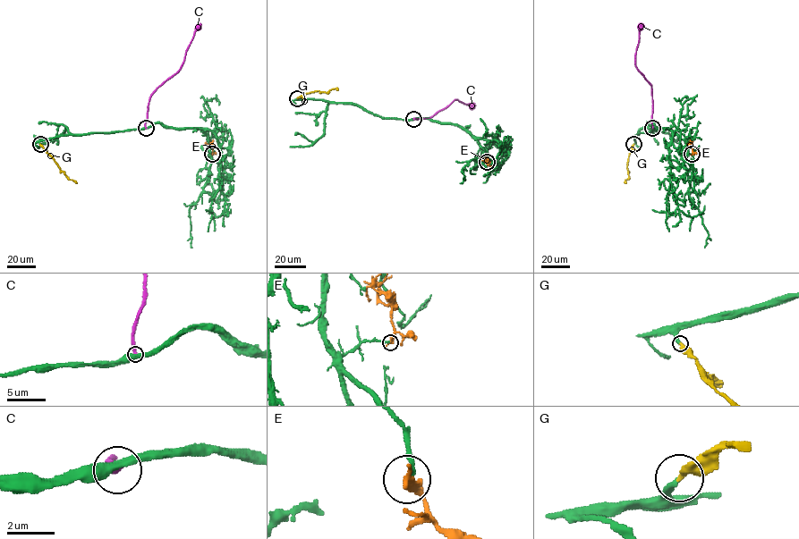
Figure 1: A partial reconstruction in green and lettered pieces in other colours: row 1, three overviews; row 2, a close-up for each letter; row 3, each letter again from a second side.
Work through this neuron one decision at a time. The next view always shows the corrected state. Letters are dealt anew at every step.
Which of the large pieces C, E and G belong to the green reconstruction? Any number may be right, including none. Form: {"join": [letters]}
{"join": ["G"]}

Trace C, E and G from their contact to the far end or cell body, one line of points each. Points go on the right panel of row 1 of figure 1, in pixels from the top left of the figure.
C: (652, 128), (651, 85), (634, 62), (641, 23)
E: (692, 154), (689, 144), (692, 141)
G: (633, 144), (628, 156), (626, 183)

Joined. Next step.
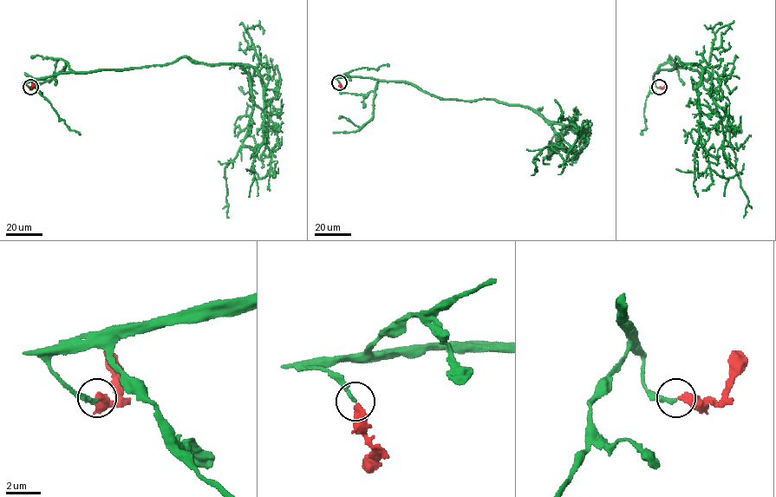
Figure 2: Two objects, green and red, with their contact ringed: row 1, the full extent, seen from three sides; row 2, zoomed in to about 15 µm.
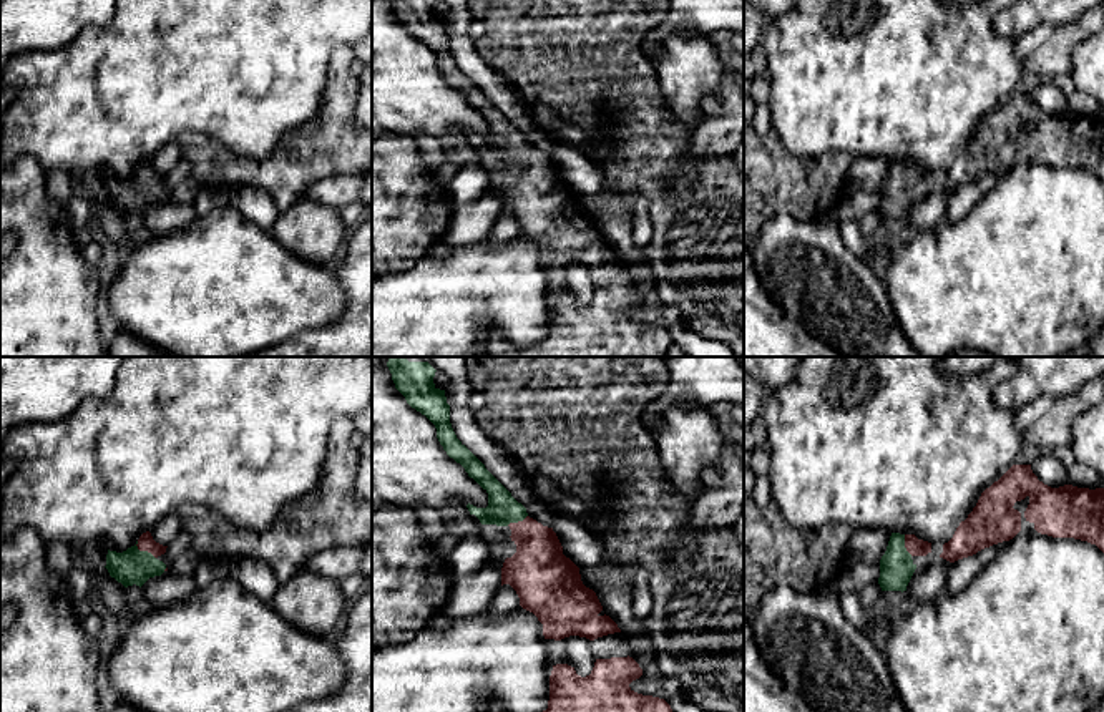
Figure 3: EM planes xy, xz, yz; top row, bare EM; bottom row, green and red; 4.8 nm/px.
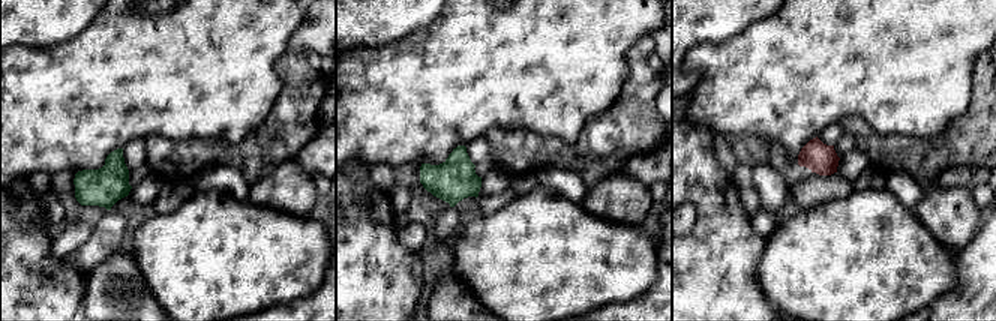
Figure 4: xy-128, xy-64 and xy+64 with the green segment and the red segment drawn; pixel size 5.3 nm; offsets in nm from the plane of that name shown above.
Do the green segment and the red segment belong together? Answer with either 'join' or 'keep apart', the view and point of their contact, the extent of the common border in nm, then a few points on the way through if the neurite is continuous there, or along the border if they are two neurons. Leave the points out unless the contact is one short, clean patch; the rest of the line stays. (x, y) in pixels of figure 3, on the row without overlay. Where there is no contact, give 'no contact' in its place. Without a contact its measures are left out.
join | xy (143, 180) | 130 nm | across xy (131, 195), (143, 180), (145, 171)

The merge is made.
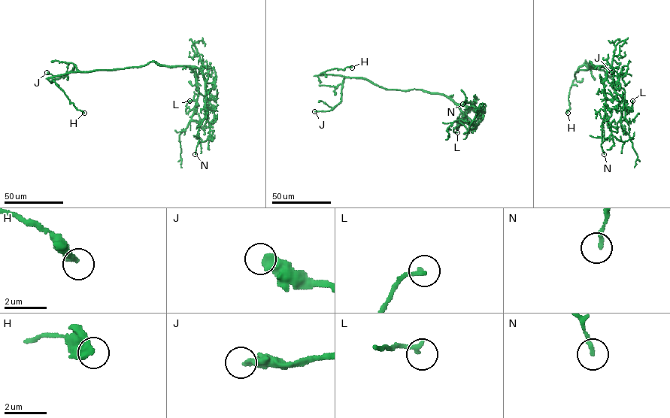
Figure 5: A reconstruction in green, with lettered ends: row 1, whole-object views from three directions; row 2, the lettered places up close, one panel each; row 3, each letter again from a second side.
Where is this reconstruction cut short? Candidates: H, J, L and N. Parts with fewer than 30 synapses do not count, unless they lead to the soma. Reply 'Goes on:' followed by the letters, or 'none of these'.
Goes on: J

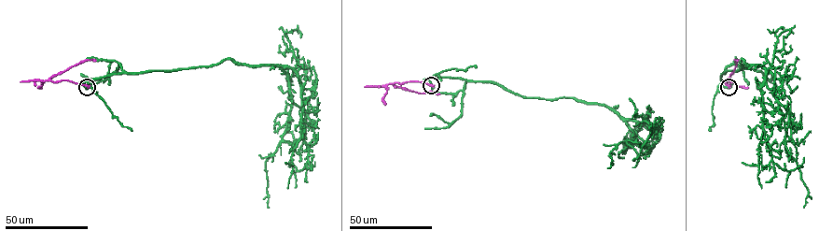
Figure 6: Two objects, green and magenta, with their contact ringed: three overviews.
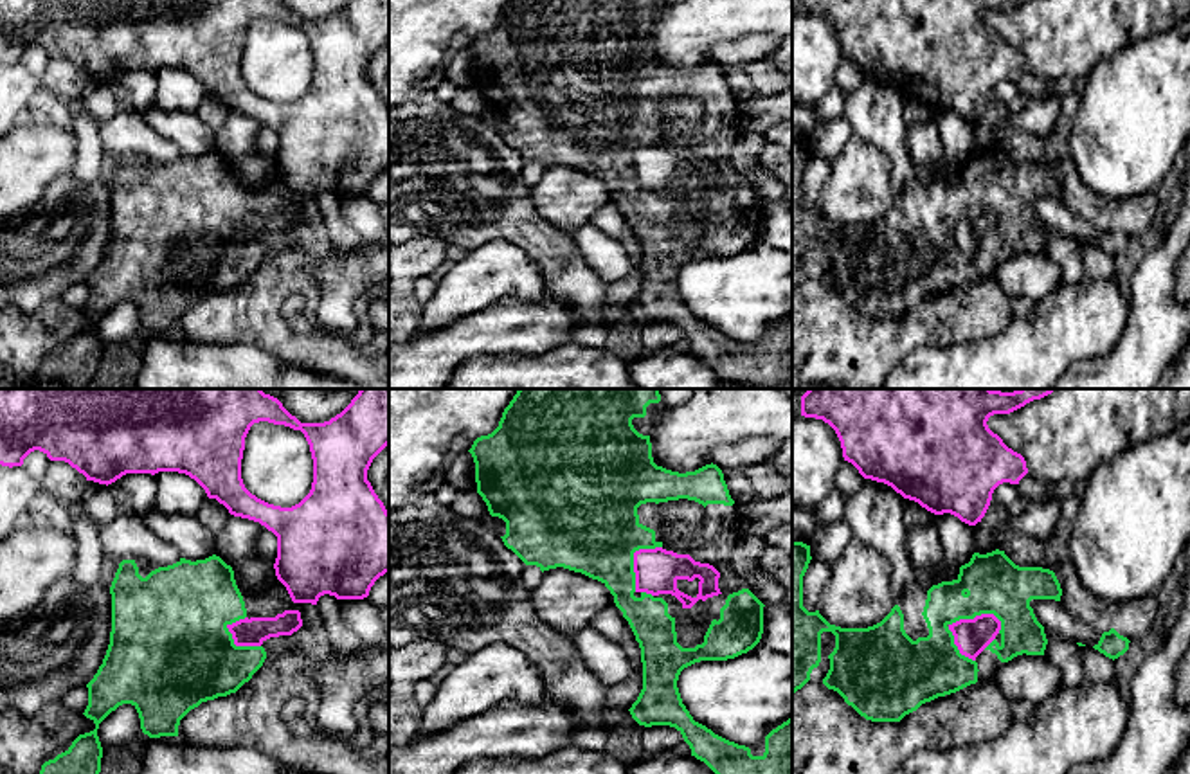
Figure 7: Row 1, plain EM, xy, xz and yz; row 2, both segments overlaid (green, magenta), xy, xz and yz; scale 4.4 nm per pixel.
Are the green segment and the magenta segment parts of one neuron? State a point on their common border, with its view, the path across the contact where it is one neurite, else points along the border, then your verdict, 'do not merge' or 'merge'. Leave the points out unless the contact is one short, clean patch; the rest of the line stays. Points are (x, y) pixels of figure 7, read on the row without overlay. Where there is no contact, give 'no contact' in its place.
yz (974, 213) | do not merge

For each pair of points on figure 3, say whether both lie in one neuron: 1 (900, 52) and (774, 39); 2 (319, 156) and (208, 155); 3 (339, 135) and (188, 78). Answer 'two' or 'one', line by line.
1: one
2: one
3: two

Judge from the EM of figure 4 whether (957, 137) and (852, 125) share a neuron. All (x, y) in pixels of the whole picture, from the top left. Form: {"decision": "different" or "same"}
{"decision": "same"}

